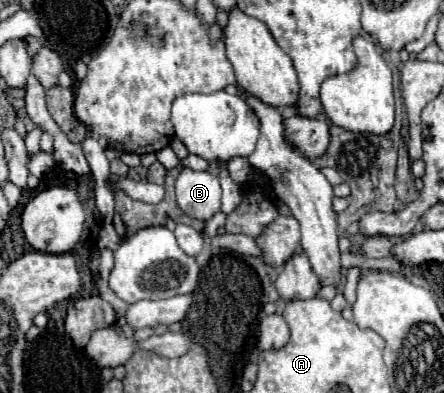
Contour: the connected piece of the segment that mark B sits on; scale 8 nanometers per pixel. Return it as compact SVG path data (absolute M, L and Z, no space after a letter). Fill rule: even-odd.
M182 169L176 179L176 199L180 209L200 221L220 211L220 181L210 171Z

